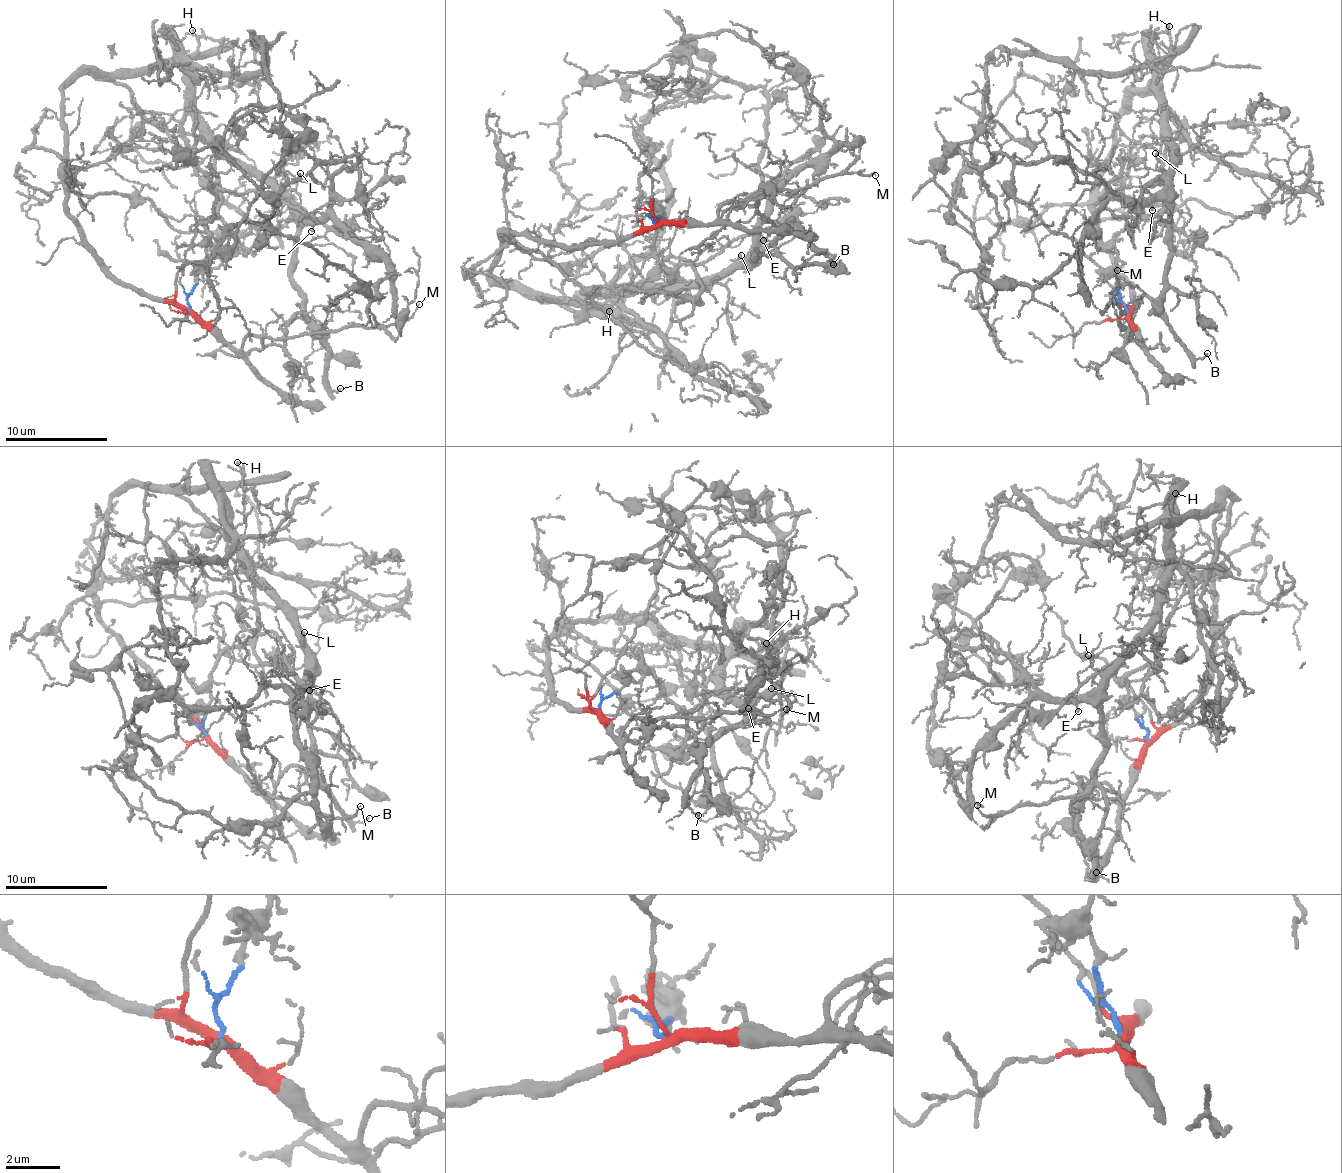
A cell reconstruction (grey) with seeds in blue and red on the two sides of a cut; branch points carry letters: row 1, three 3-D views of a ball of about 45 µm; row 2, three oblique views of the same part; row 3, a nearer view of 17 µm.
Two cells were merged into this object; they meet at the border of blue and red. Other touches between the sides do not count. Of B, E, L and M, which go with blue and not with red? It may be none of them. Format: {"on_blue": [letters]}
{"on_blue": ["B", "L"]}

